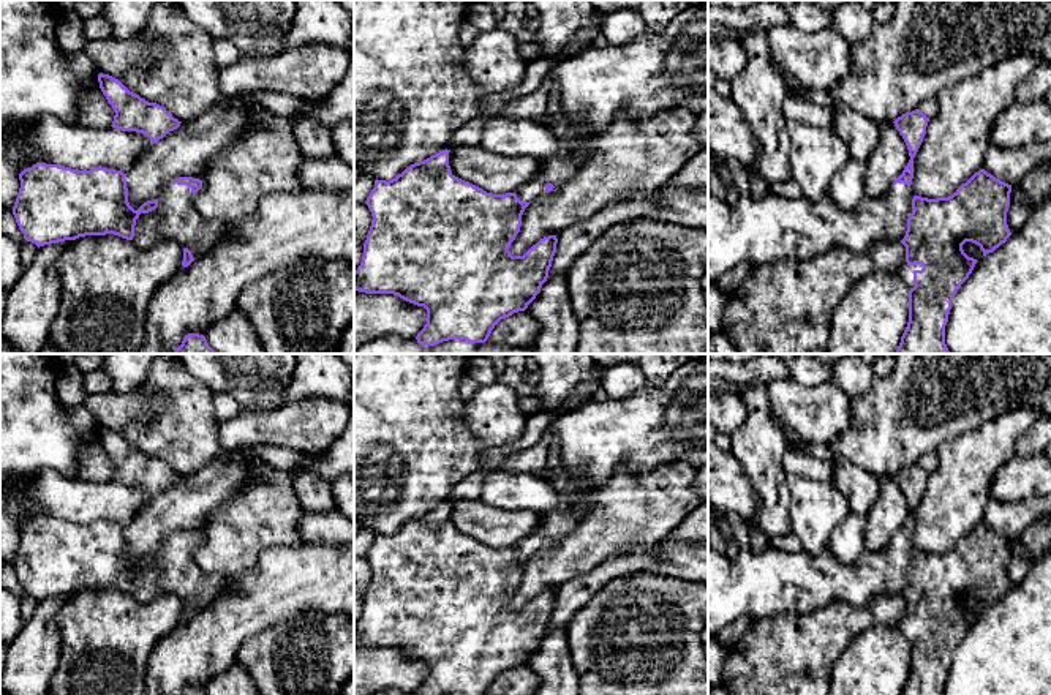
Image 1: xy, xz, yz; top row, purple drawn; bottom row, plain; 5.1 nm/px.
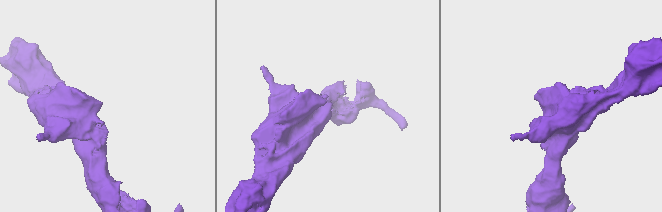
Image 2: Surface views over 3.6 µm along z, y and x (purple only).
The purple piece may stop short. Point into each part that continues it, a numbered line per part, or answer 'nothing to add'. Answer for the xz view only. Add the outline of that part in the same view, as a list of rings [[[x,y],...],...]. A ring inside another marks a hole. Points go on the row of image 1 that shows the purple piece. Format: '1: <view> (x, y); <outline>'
1: xz (560, 168); [[[552,85],[548,92],[547,117],[541,125],[553,131],[563,141],[563,145],[558,155],[539,161],[541,171],[536,178],[514,191],[520,201],[531,202],[545,194],[545,186],[548,183],[558,186],[569,180],[582,164],[572,150],[577,148],[580,139],[596,137],[591,125],[572,122],[563,112],[559,98],[559,87]]]

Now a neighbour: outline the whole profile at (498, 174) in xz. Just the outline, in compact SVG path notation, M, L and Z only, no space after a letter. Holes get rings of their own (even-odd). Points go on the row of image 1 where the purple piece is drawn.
M471 145L449 150L449 166L452 175L493 194L514 193L541 171L539 160L495 155Z

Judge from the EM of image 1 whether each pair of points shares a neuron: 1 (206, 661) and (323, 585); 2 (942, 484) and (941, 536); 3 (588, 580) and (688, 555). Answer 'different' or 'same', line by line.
1: same
2: same
3: same

